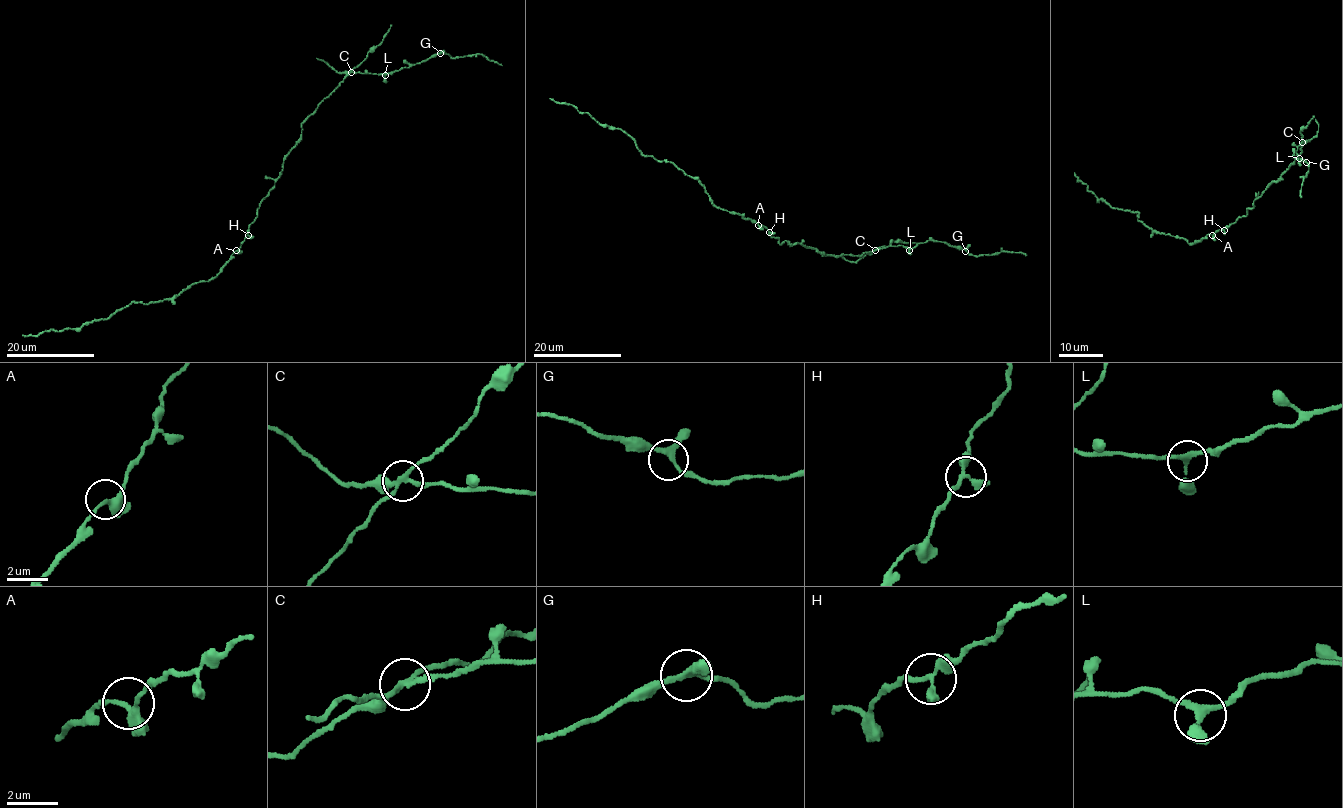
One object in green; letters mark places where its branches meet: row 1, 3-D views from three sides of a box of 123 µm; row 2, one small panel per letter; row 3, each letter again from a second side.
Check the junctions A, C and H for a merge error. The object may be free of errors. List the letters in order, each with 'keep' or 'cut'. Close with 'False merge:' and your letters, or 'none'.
A: keep
C: cut
H: keep
False merge: C

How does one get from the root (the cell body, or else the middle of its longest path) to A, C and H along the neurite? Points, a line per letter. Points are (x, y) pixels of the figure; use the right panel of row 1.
A: (1248, 214), (1212, 235)
C: (1248, 214), (1246, 209), (1254, 207), (1255, 199), (1294, 162), (1294, 157), (1302, 150), (1303, 141)
H: (1248, 214), (1224, 230)

